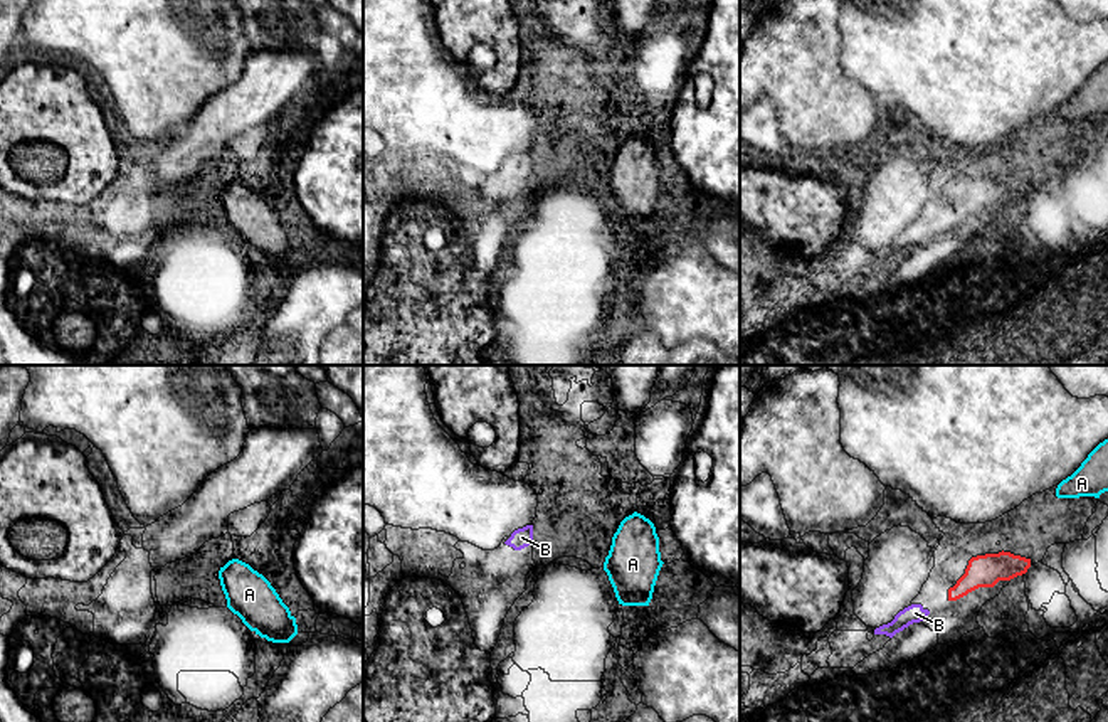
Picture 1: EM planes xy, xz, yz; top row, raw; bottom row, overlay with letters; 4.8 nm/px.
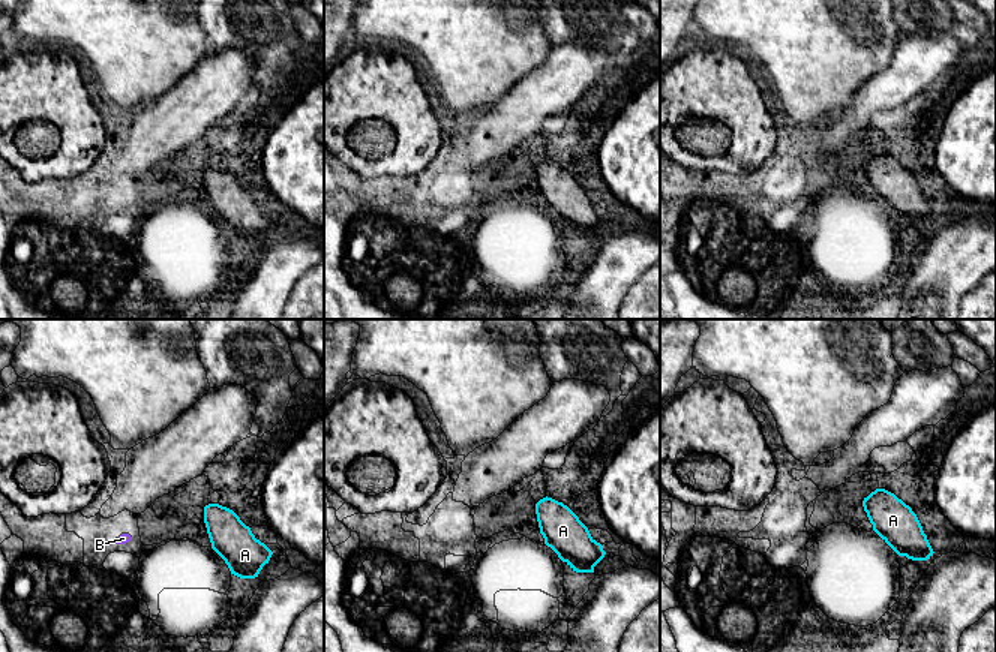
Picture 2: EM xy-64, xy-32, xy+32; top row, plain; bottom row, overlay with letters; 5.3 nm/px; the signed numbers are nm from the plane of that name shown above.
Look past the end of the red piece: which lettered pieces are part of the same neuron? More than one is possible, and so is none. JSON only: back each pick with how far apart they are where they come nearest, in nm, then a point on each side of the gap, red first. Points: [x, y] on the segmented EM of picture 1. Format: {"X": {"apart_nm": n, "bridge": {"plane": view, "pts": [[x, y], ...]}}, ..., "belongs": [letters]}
{"B": {"apart_nm": 110, "bridge": {"plane": "yz", "pts": [[949, 599], [928, 611]]}}, "belongs": ["B"]}

